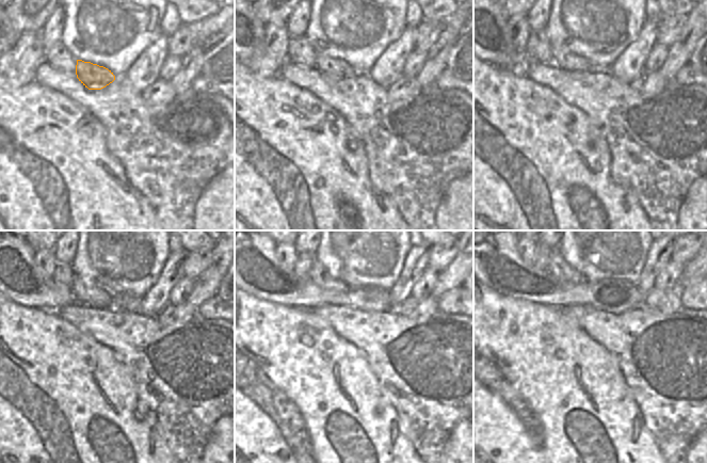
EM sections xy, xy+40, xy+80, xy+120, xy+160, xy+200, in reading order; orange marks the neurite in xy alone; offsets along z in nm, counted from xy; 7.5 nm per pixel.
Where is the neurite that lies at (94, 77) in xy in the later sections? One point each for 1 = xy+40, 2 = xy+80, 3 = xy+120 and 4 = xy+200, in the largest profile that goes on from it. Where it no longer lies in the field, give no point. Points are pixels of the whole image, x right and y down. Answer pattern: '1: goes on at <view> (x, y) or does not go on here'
1: goes on at xy+40 (335, 69)
2: goes on at xy+80 (561, 58)
3: goes on at xy+120 (86, 292)
4: goes on at xy+200 (558, 266)

